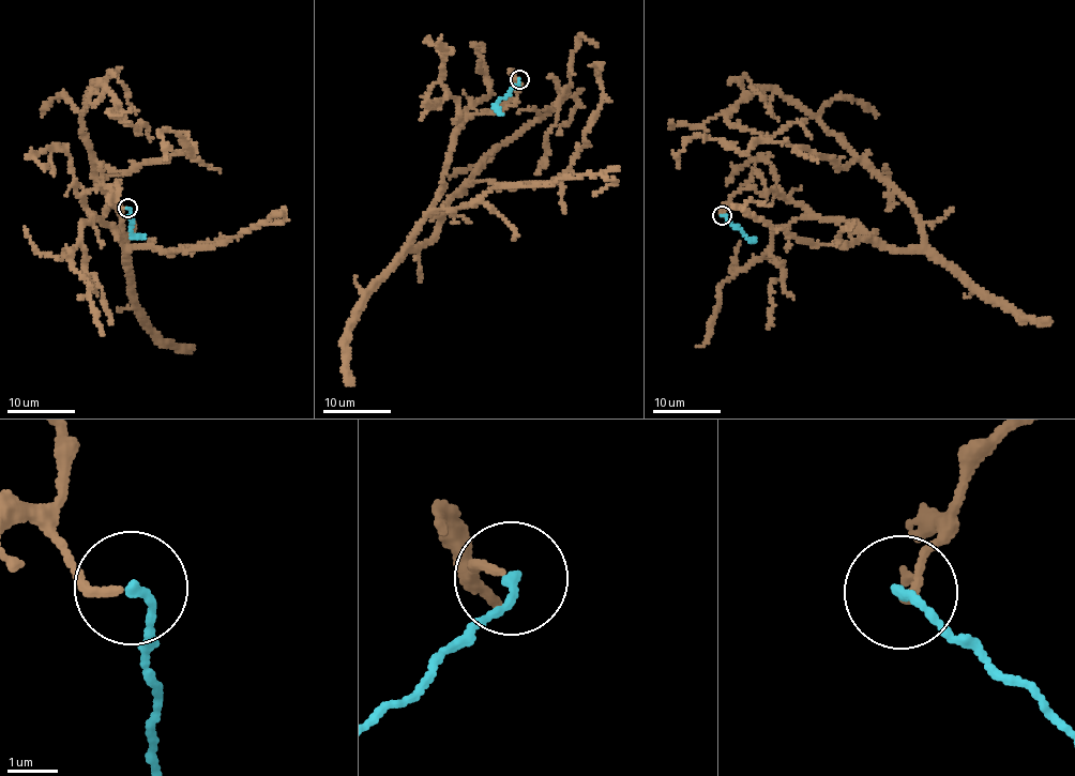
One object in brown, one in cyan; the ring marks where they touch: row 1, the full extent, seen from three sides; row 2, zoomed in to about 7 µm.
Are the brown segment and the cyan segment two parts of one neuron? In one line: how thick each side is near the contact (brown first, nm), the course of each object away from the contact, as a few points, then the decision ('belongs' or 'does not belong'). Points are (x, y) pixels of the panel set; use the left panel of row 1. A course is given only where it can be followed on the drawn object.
160 nm thick on the brown side, 150 nm on the other; brown runs (126, 207), (119, 182), (85, 193), (125, 259), (80, 133), (94, 85), (151, 142); cyan runs (127, 207), (132, 236), (146, 238); belongs

